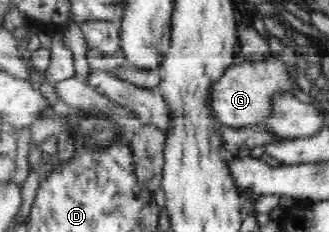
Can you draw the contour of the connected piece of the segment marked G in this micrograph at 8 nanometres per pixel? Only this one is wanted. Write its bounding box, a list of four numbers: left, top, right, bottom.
[209,54,295,127]

